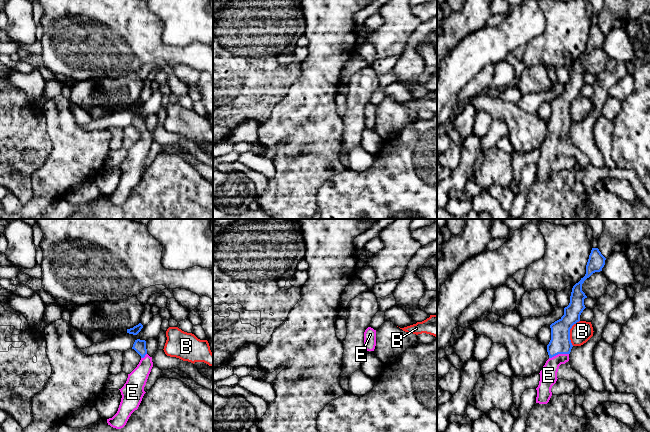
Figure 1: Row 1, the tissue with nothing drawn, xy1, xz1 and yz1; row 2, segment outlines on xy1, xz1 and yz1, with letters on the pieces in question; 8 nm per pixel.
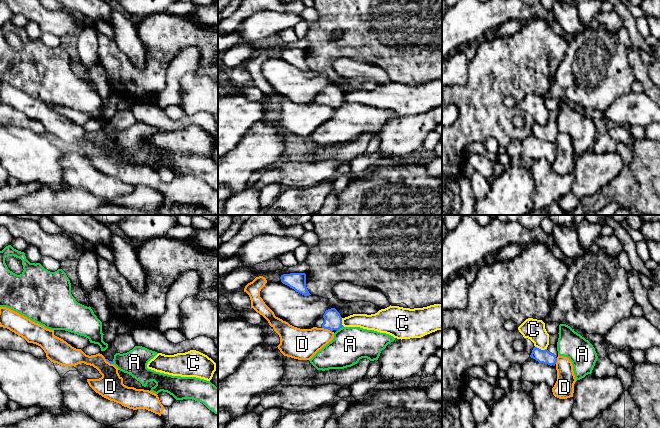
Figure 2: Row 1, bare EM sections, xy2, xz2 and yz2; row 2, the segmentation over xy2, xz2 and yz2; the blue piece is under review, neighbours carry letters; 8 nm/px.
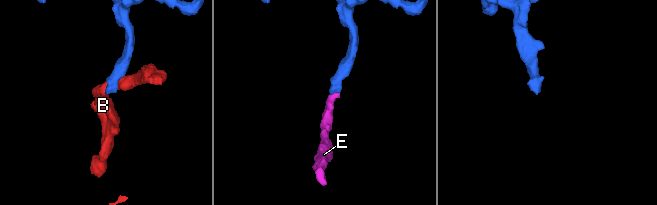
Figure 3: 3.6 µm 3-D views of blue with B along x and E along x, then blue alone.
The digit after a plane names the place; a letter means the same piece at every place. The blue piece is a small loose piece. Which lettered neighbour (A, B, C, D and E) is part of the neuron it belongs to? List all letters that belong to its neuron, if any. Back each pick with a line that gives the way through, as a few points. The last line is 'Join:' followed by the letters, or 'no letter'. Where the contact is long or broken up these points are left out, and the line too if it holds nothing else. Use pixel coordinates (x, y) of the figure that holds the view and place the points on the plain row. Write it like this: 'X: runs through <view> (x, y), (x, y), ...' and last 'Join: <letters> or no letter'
E: runs through yz1 (560, 119), (558, 129), (548, 151)
Join: E

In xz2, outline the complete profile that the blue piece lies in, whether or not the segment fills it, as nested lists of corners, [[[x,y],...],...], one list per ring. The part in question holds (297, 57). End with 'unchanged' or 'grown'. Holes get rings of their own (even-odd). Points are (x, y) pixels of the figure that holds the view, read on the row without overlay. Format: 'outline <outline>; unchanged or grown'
outline [[[305,49],[283,50],[281,51],[280,55],[283,60],[294,65],[296,68],[304,72],[311,71],[306,63],[306,50]]]; unchanged

